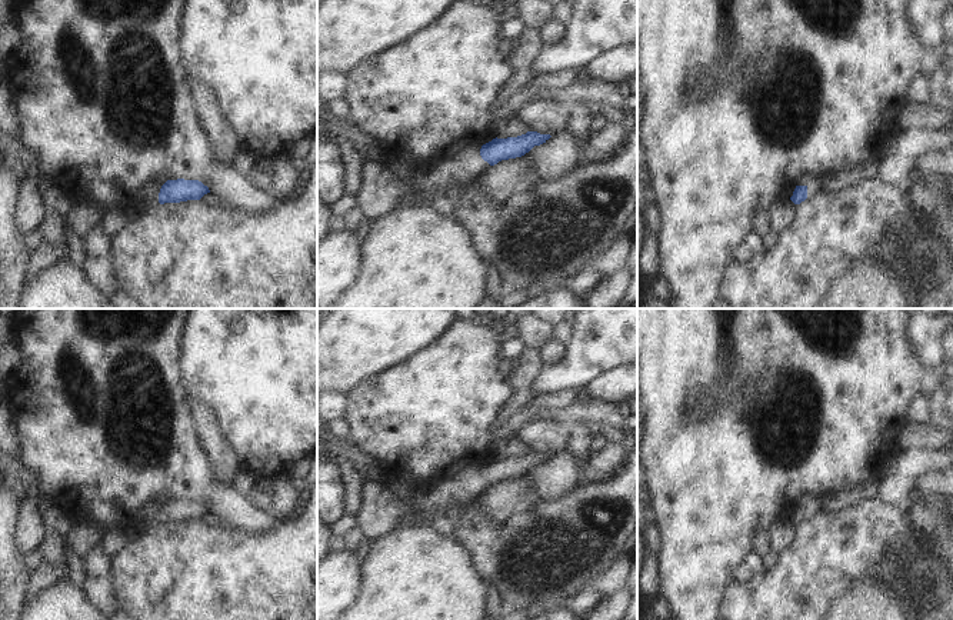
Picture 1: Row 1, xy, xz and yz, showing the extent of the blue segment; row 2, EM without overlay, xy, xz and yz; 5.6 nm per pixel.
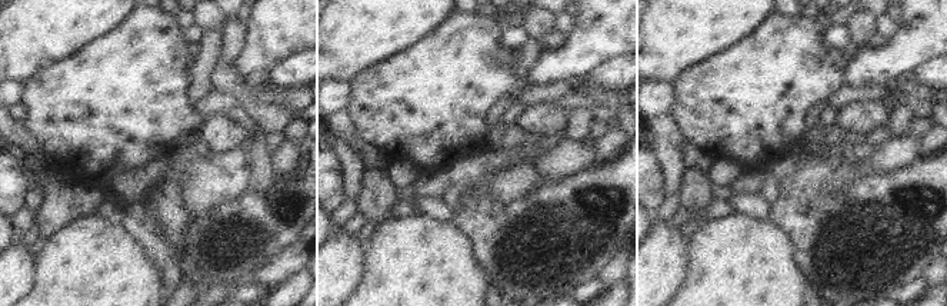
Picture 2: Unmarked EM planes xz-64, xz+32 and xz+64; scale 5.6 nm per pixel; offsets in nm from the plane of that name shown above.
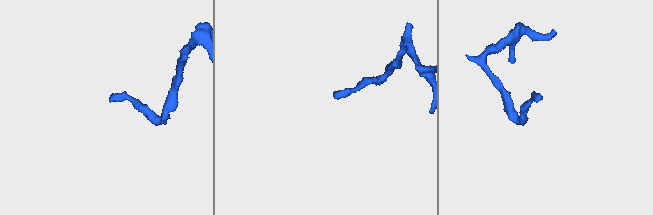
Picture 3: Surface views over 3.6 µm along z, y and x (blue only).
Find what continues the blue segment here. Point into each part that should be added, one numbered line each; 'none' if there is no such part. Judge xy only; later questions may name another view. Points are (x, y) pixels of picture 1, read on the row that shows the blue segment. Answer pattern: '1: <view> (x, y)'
1: xy (149, 194)

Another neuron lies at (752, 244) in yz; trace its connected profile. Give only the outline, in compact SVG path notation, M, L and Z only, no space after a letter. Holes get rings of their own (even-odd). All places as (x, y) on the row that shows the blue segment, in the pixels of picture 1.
M752 230L746 234L746 237L739 243L739 246L734 250L734 257L740 263L749 263L753 259L756 259L760 253L763 253L766 249L763 246L762 236Z

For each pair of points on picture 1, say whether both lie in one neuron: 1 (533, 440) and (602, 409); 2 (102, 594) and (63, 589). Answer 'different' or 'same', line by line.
1: different
2: different

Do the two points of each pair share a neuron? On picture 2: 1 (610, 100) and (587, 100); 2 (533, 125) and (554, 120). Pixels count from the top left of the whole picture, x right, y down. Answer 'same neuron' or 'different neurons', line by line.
1: same neuron
2: same neuron

